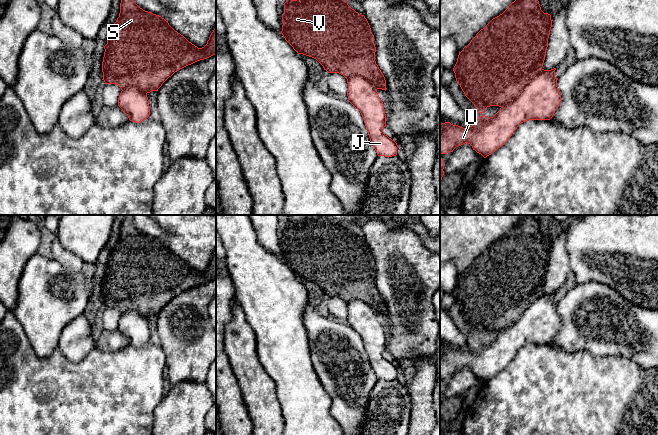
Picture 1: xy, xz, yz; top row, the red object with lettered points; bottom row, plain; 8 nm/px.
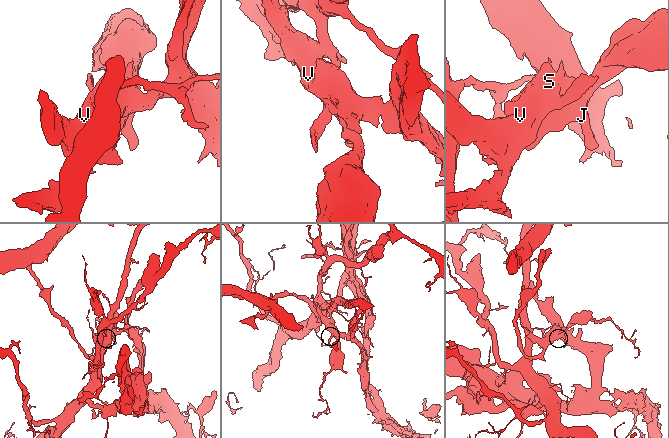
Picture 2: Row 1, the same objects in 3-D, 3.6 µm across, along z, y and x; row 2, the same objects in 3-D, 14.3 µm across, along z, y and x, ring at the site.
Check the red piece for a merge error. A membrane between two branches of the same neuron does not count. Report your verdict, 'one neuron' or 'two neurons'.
two neurons

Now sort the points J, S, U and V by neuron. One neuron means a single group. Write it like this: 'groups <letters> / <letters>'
groups J U / S V

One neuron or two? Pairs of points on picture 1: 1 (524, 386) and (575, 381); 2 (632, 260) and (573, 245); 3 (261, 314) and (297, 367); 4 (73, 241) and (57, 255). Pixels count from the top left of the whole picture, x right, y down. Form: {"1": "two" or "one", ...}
{"1": "one", "2": "one", "3": "one", "4": "two"}

